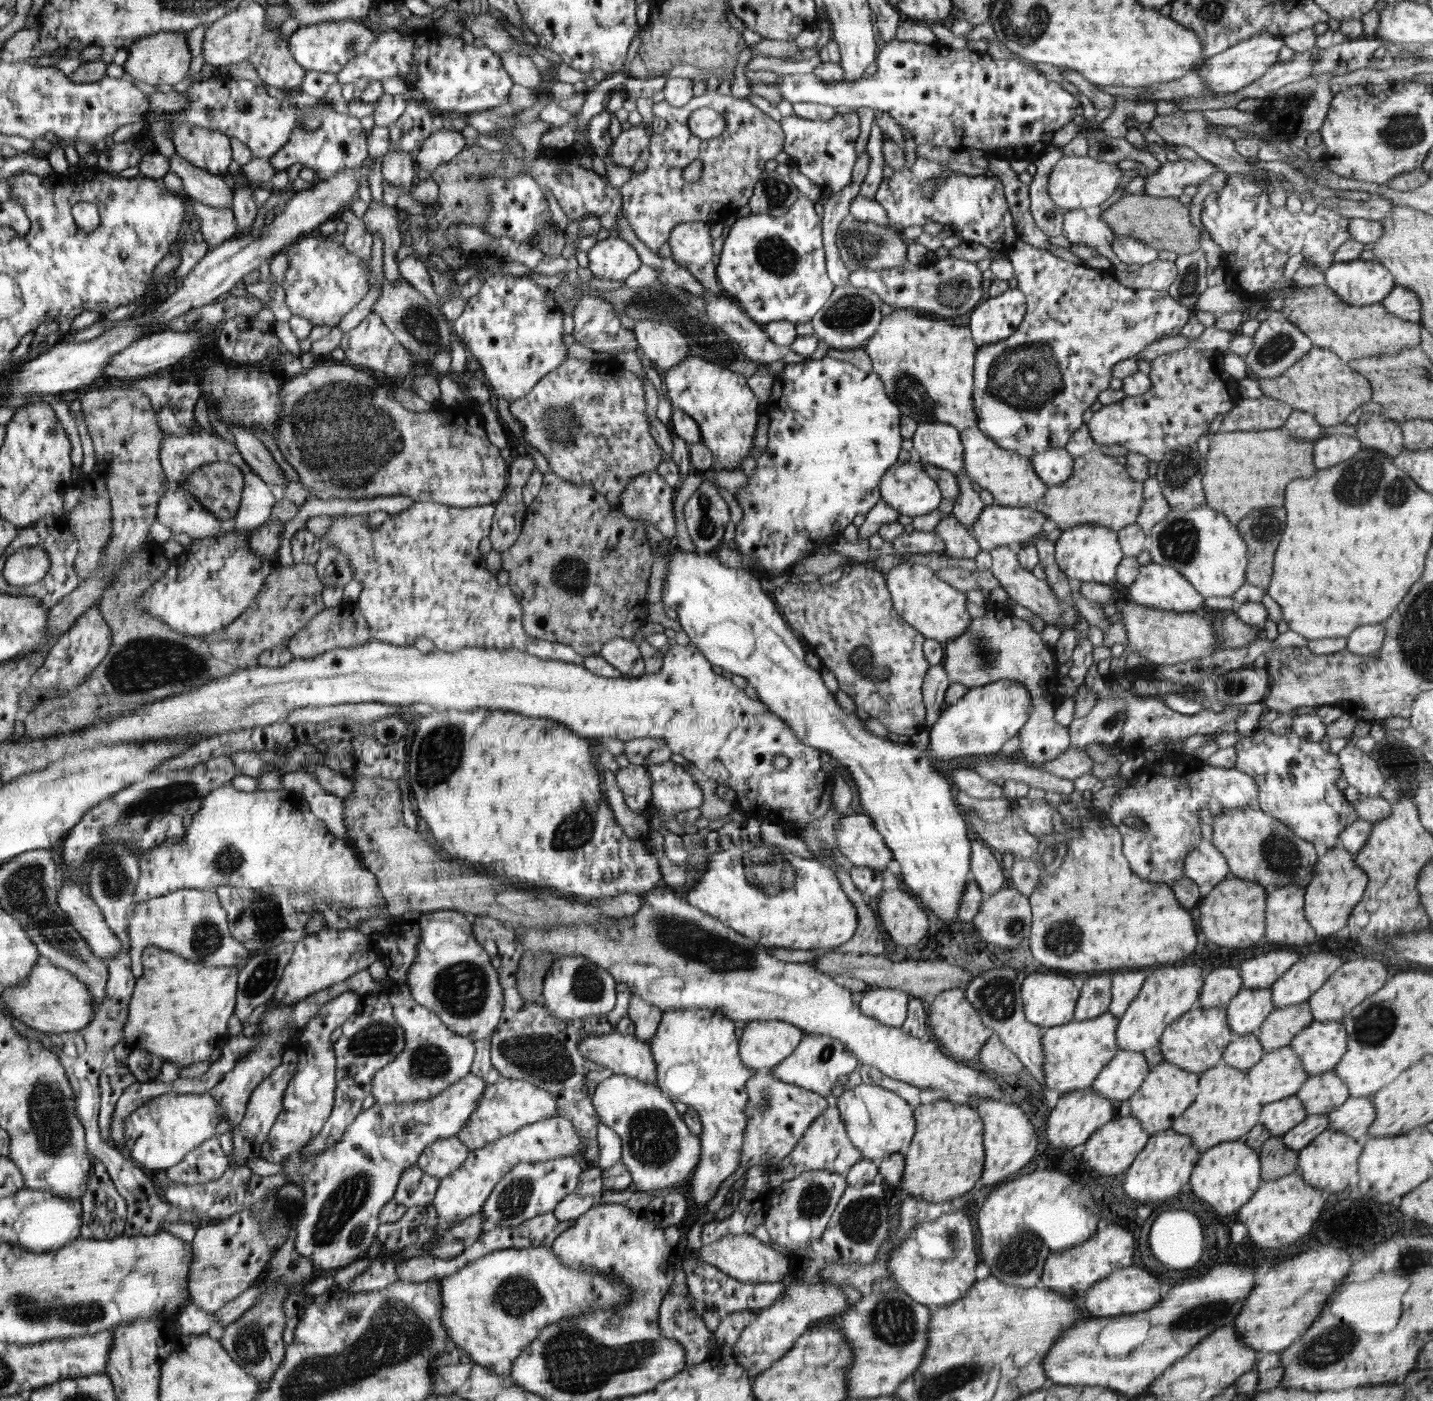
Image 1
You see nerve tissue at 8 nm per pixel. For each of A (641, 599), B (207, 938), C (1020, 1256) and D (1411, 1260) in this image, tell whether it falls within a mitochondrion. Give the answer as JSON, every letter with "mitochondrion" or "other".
{"A":"other","B":"mitochondrion","C":"mitochondrion","D":"mitochondrion"}

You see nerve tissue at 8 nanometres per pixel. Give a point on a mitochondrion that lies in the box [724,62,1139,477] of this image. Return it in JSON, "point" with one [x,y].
{"point":[1026,376]}

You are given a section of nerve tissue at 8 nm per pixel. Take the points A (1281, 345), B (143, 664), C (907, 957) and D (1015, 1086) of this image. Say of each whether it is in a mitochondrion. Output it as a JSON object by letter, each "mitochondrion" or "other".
{"A":"mitochondrion","B":"mitochondrion","C":"other","D":"other"}

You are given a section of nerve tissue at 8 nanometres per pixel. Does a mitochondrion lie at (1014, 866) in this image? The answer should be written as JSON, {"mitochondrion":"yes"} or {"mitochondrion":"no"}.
{"mitochondrion":"no"}

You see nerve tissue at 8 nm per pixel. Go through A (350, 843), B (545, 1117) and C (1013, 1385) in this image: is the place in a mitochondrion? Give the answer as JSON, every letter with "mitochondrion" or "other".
{"A":"other","B":"other","C":"mitochondrion"}

